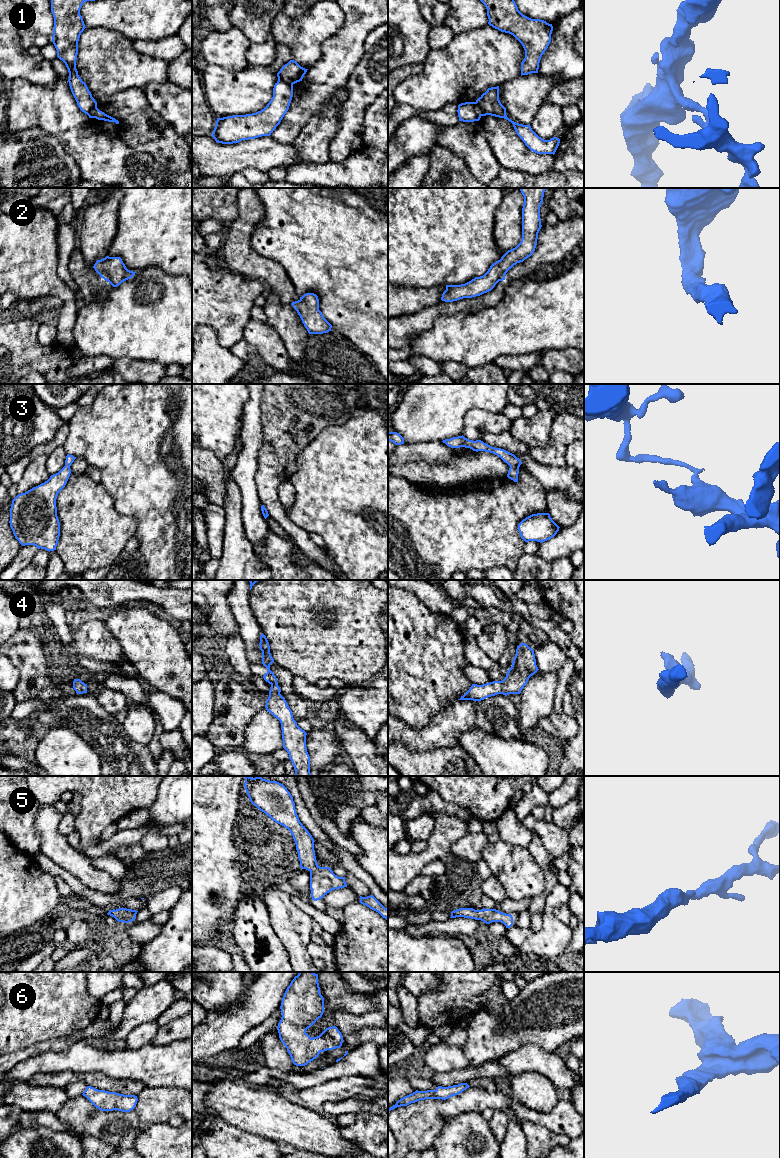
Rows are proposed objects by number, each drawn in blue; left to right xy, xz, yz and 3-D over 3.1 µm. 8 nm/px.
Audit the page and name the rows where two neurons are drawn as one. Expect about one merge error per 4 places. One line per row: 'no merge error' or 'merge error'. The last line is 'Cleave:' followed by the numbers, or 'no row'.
1: merge error
2: no merge error
3: merge error
4: no merge error
5: no merge error
6: no merge error
Cleave: 1, 3

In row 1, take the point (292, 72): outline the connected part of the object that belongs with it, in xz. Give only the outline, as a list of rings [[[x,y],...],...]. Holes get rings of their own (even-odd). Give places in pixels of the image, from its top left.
[[[290,60],[277,73],[277,77],[289,84],[302,81],[308,69],[301,67],[296,61]]]

